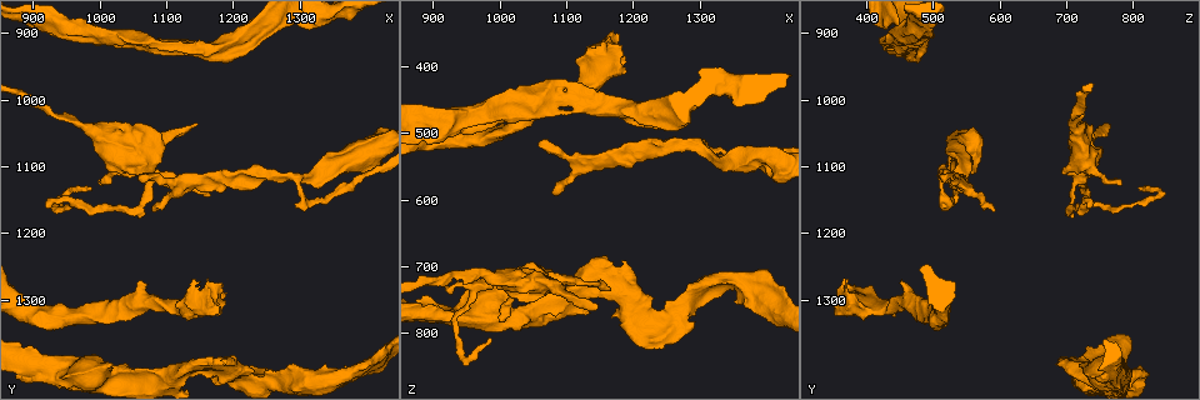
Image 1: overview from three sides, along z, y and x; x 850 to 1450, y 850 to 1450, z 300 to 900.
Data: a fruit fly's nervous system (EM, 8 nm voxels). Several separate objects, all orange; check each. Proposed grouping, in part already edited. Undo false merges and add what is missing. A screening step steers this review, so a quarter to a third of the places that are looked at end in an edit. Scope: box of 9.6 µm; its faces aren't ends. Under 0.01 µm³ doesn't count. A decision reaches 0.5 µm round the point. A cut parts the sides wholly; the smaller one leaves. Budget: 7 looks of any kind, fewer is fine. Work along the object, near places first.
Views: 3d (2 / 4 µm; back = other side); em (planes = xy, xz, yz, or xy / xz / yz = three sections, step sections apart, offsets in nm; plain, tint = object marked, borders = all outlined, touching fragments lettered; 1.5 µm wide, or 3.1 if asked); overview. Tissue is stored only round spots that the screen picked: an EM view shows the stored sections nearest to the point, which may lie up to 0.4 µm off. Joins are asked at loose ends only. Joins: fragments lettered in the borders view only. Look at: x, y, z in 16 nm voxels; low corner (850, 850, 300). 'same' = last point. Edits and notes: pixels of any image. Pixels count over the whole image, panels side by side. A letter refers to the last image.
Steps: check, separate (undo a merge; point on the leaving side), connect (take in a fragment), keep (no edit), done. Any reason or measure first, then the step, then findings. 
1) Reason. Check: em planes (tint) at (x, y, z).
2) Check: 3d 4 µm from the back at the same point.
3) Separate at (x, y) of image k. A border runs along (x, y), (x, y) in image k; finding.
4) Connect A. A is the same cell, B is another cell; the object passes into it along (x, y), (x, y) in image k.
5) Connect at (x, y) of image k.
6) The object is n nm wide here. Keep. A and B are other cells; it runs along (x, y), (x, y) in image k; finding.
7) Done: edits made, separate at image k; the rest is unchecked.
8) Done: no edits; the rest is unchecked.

Free end. Check: em planes (borders) at (1060, 1275, 450).

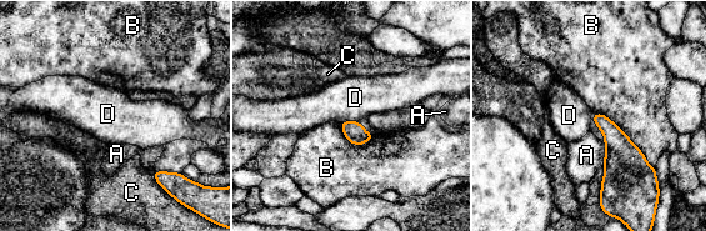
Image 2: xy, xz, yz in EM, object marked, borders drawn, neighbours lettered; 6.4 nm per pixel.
Keep. A, B, C and D are other cells; a border runs along (357, 120), (345, 120), (343, 122) in image 2; none of them fits.

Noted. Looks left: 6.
Check: em planes (tint) at (1115, 1415, 730).

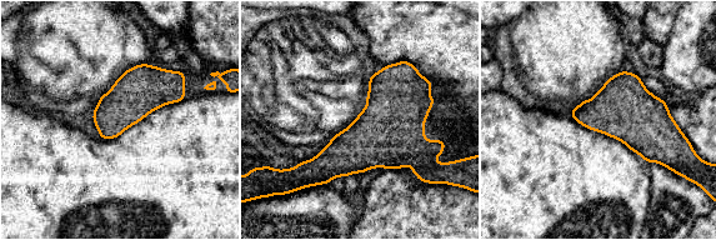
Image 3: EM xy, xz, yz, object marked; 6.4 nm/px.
Check: em planes (borders) at the same point.

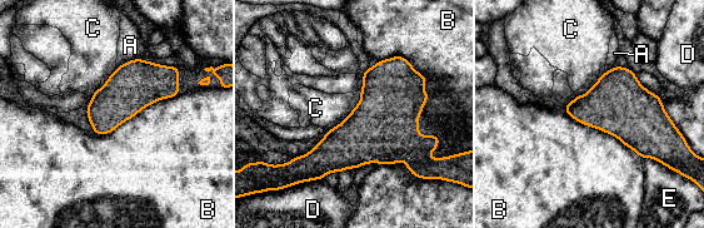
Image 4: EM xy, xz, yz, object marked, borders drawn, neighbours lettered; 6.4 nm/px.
The object is 280 nm wide here. Keep. A, B, C, D and E are other cells; a border runs along (178, 94), (108, 133), (93, 132) in image 4; one neuron here.

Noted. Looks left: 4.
Branch stops here. Check: em planes (plain) at (1000, 1130, 785).

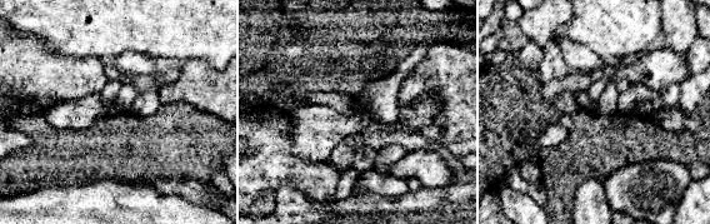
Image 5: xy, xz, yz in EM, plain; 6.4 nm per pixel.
Check: em planes (borders) at the same point.

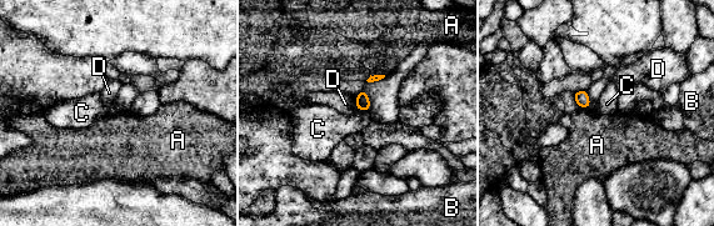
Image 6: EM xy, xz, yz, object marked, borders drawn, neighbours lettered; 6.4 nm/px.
The longest contact is with D, 120 nm. Keep. A, B, C and D are other cells; a border runs along (370, 74), (385, 75) in image 6; none of them fits.

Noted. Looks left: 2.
Done: no edits; the rest is unchecked.

